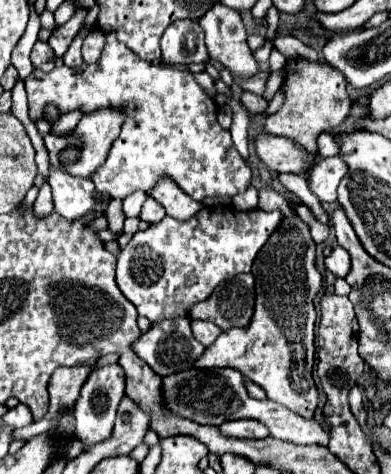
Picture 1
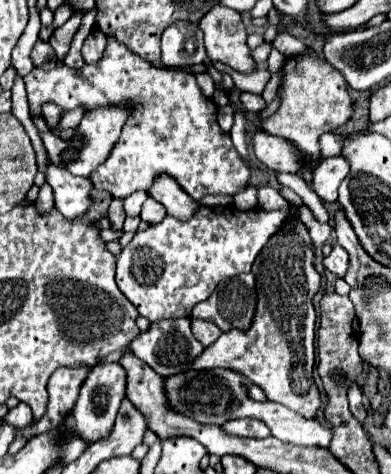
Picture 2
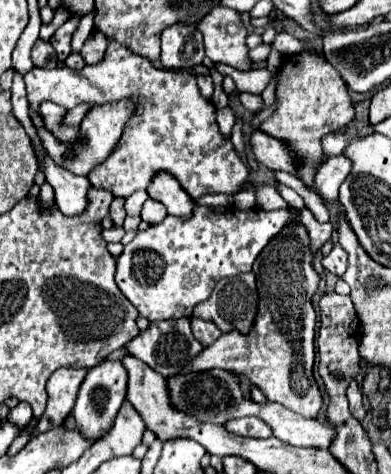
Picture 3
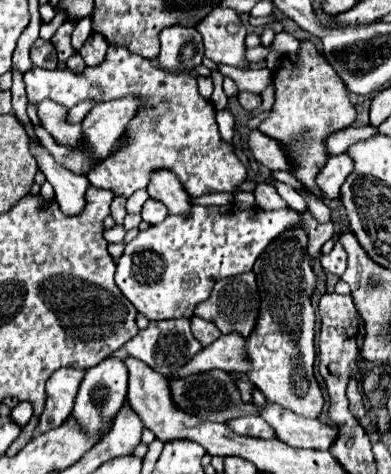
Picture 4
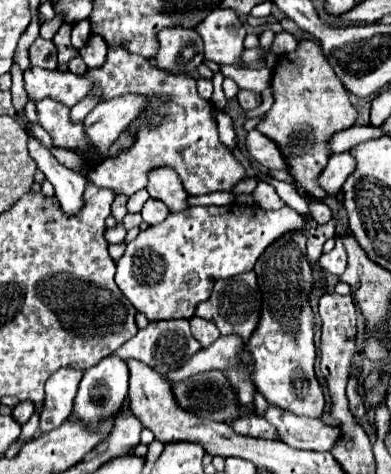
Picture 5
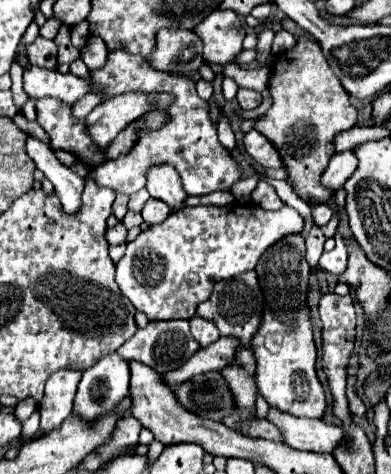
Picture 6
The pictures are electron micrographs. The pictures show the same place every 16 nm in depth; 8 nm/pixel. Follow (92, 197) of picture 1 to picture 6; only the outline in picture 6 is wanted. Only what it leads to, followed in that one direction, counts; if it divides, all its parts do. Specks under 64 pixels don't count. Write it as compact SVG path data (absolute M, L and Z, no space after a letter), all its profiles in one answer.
M28 136L26 150L28 150L30 158L36 162L38 170L42 170L44 176L54 184L62 210L66 214L76 214L82 206L82 192L84 192L86 178L82 178L76 172L72 172L70 168L62 166L56 160L56 156L50 152L50 148L46 144L42 144L40 140L36 140L34 136Z

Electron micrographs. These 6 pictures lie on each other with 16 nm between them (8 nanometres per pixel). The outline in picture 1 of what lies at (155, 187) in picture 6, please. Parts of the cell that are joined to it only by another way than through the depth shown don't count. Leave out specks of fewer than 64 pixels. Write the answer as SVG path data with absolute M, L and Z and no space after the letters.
M162 180L160 184L156 184L156 188L152 188L150 196L164 206L168 216L172 216L176 220L188 220L204 208L204 204L200 204L200 202L192 200L188 194L180 192L180 188L176 188L176 184L172 184L172 180Z

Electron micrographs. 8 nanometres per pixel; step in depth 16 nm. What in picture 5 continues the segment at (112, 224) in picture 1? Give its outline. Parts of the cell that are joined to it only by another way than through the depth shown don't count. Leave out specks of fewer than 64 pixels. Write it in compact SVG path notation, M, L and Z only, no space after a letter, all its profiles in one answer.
M116 196L114 202L112 202L112 216L116 218L118 224L122 224L124 216L126 216L126 196Z

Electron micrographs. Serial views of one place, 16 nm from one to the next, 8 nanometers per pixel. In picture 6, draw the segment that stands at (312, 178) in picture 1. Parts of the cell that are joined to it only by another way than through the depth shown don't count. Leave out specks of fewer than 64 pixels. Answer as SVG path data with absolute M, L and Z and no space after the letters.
M350 150L334 154L332 160L328 162L328 168L322 172L320 184L324 184L324 188L328 186L328 190L334 196L344 186L344 180L348 180L354 170L356 170L356 156Z

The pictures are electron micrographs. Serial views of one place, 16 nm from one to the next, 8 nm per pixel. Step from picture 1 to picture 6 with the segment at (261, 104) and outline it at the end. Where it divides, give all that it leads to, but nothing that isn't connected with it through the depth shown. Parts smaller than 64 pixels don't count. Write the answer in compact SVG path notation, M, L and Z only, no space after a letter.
M240 88L236 100L238 100L238 104L242 106L242 110L252 110L252 108L260 106L262 96L260 96L258 92L254 92L254 90L244 90L244 88Z

